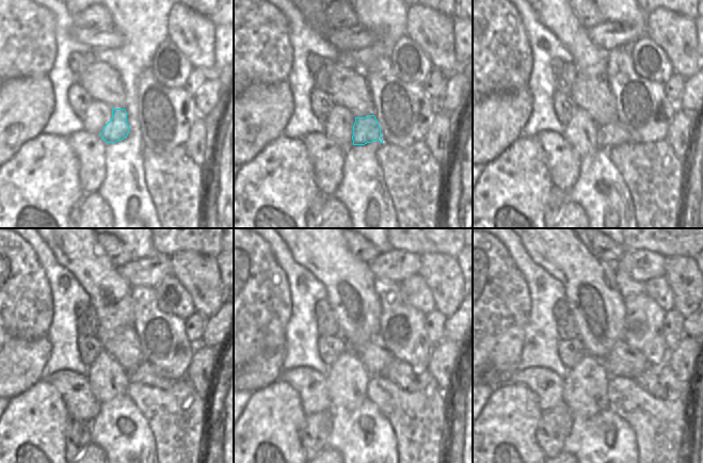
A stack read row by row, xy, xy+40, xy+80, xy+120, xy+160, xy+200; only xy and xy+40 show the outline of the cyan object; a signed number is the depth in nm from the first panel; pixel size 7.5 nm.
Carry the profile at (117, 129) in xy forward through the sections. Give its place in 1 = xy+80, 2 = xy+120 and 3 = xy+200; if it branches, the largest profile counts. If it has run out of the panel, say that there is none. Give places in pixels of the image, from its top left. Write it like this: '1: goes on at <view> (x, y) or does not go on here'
1: goes on at xy+80 (613, 133)
2: goes on at xy+120 (146, 373)
3: goes on at xy+200 (661, 382)

